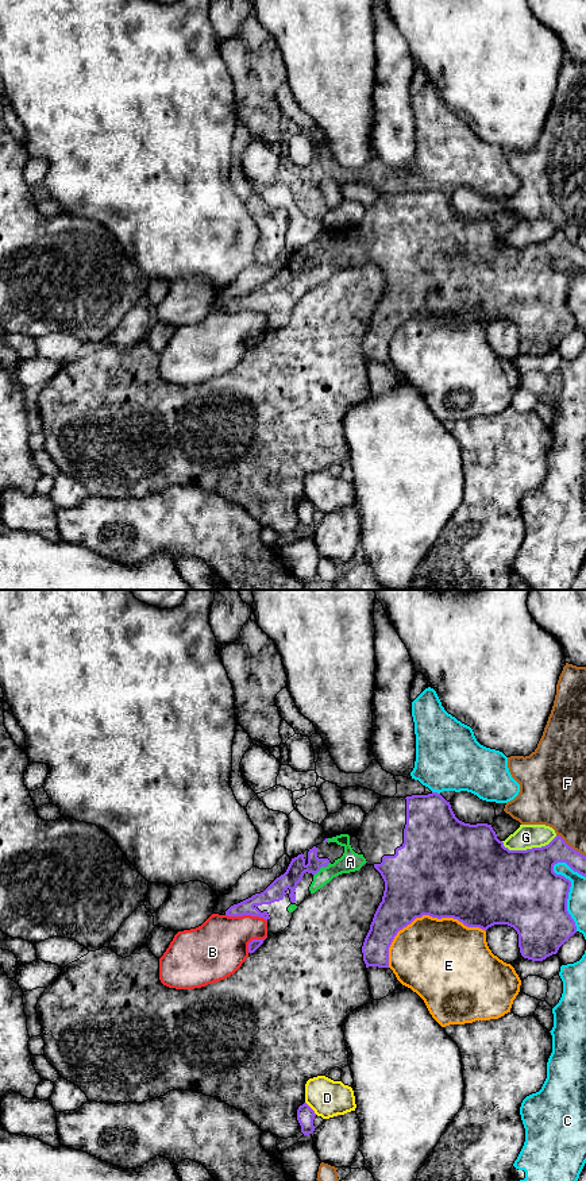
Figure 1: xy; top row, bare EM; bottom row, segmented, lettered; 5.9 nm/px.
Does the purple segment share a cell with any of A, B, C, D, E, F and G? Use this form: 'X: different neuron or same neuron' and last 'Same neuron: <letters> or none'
A: same neuron
B: different neuron
C: different neuron
D: different neuron
E: different neuron
F: different neuron
G: different neuron
Same neuron: A

